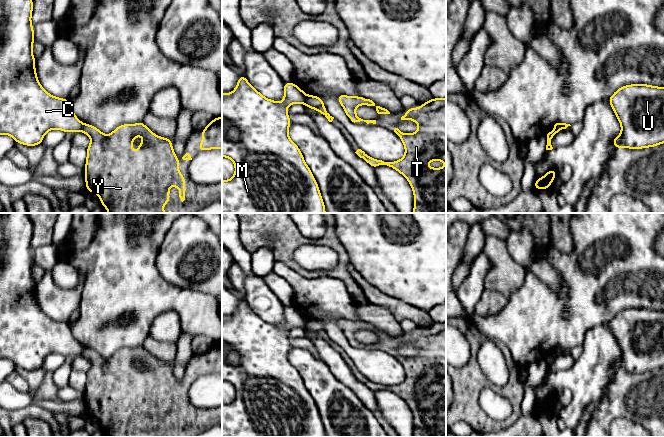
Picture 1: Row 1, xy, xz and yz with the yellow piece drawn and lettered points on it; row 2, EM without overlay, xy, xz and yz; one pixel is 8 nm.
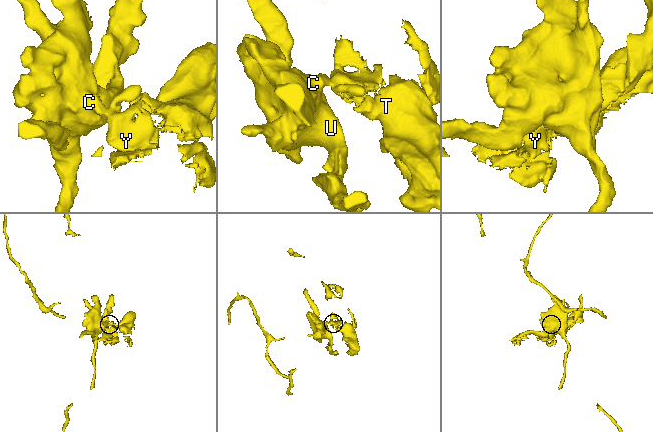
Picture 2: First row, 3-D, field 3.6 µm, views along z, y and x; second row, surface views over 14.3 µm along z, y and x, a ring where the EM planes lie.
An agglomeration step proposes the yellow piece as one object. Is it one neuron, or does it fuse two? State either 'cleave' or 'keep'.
cleave

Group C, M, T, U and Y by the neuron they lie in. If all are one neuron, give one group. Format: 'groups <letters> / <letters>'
groups C M U / T Y

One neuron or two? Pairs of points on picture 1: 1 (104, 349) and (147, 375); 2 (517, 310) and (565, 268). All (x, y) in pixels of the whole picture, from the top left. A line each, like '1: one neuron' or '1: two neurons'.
1: two neurons
2: one neuron

